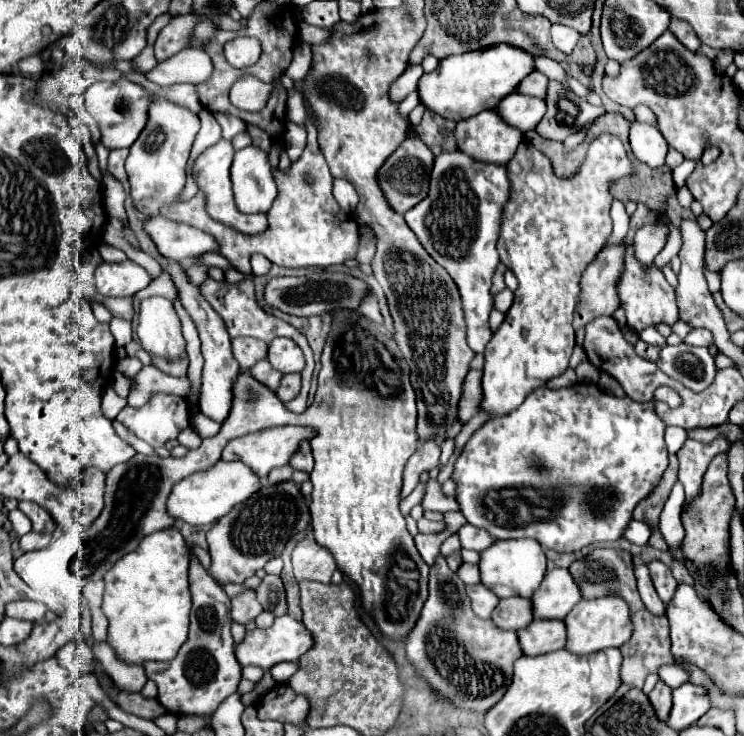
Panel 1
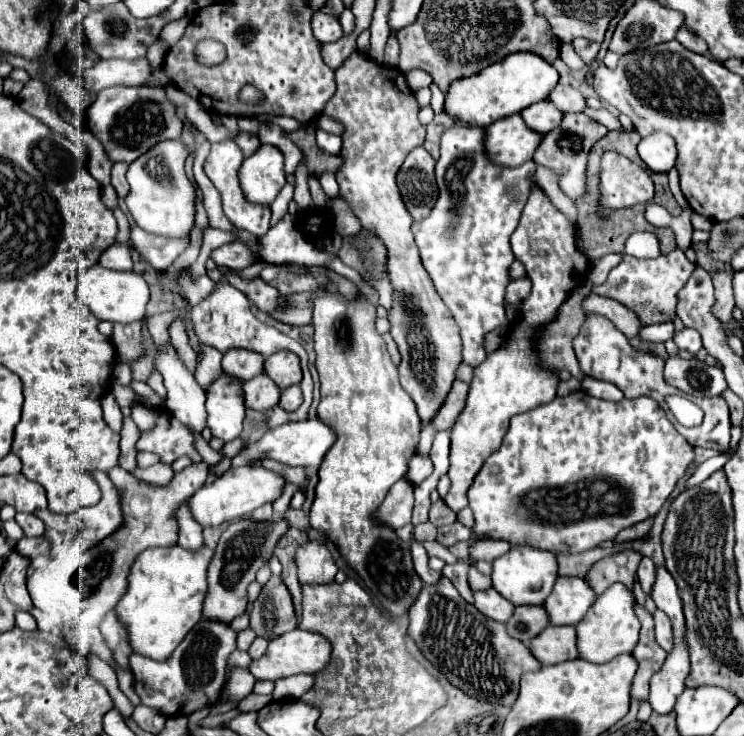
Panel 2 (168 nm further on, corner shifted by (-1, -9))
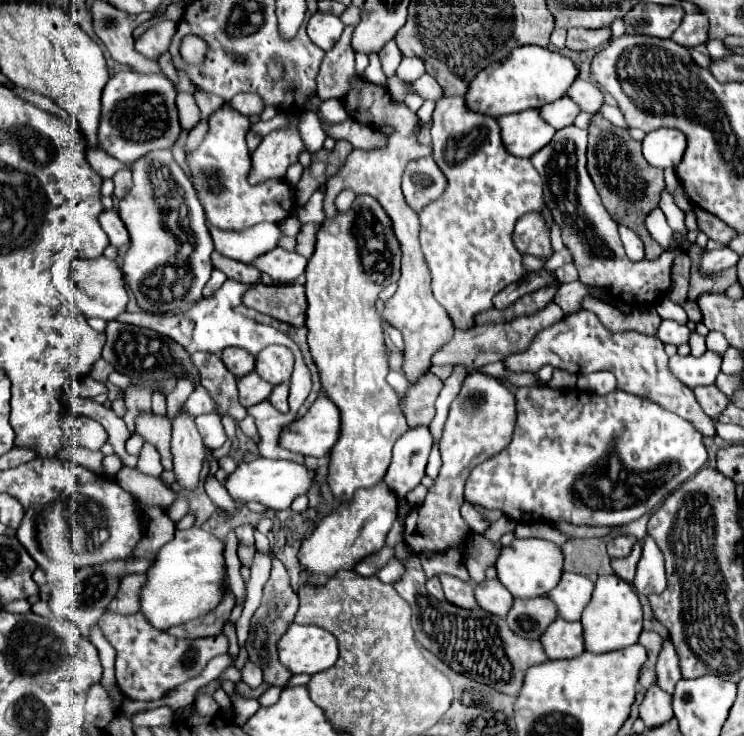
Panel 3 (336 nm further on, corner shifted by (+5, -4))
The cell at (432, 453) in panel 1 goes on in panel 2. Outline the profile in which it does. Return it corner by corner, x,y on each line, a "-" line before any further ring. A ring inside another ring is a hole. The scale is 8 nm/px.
402,478
390,488
386,500
376,512
376,518
388,524
390,528
398,530
410,522
412,508
414,508
414,486
410,486
410,482

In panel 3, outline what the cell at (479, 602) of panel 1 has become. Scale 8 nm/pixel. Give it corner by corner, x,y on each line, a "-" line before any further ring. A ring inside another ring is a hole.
482,581
480,585
476,585
474,589
476,599
480,603
480,607
488,613
494,613
498,617
506,617
508,609
512,607
512,593
508,593
508,589
504,589
504,585
500,585
500,581

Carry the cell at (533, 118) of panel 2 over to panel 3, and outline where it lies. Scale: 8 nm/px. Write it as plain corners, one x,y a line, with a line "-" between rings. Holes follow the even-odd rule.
562,97
562,99
542,107
542,117
556,129
564,129
564,127
572,125
578,113
580,113
580,107
570,97

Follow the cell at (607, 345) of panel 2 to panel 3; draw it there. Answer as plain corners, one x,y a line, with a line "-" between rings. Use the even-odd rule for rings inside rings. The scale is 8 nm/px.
576,311
572,315
562,317
558,323
538,331
526,351
512,353
504,359
504,367
512,373
538,373
544,365
552,365
568,373
612,371
622,391
652,399
660,407
690,421
704,437
716,435
714,419
700,409
692,389
684,387
682,381
678,381
678,377
672,377
672,371
668,369
668,355
664,351
664,343
658,337
644,335
638,331
612,333
600,323
600,319
594,313

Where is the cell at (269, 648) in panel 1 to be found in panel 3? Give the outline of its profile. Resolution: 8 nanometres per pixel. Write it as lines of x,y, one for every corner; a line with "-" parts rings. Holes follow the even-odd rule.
292,623
288,633
278,643
280,663
292,673
320,673
338,661
338,641
332,633

